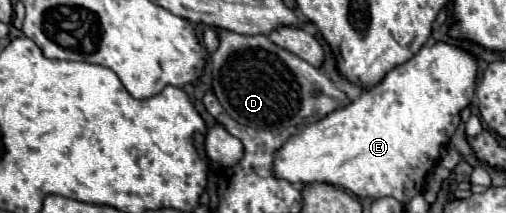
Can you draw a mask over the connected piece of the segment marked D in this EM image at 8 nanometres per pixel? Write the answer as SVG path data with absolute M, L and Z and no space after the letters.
M223 29L219 39L219 49L211 55L213 93L229 117L241 125L253 129L299 127L351 103L327 75L321 75L313 65L275 45L265 35L239 35Z

